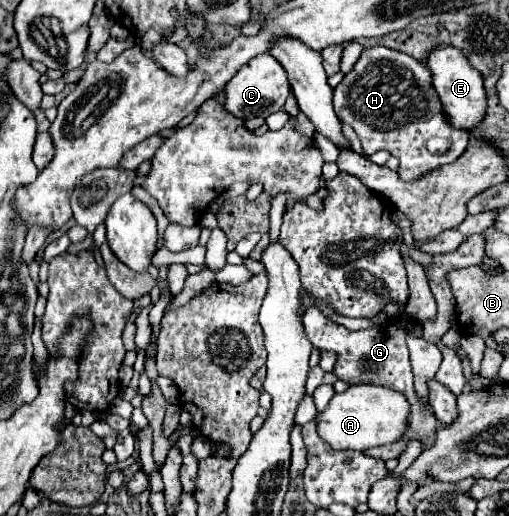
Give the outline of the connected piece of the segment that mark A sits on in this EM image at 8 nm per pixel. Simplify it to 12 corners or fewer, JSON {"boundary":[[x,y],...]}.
{"boundary":[[357,384],[317,414],[333,450],[365,450],[405,434],[409,402]]}

